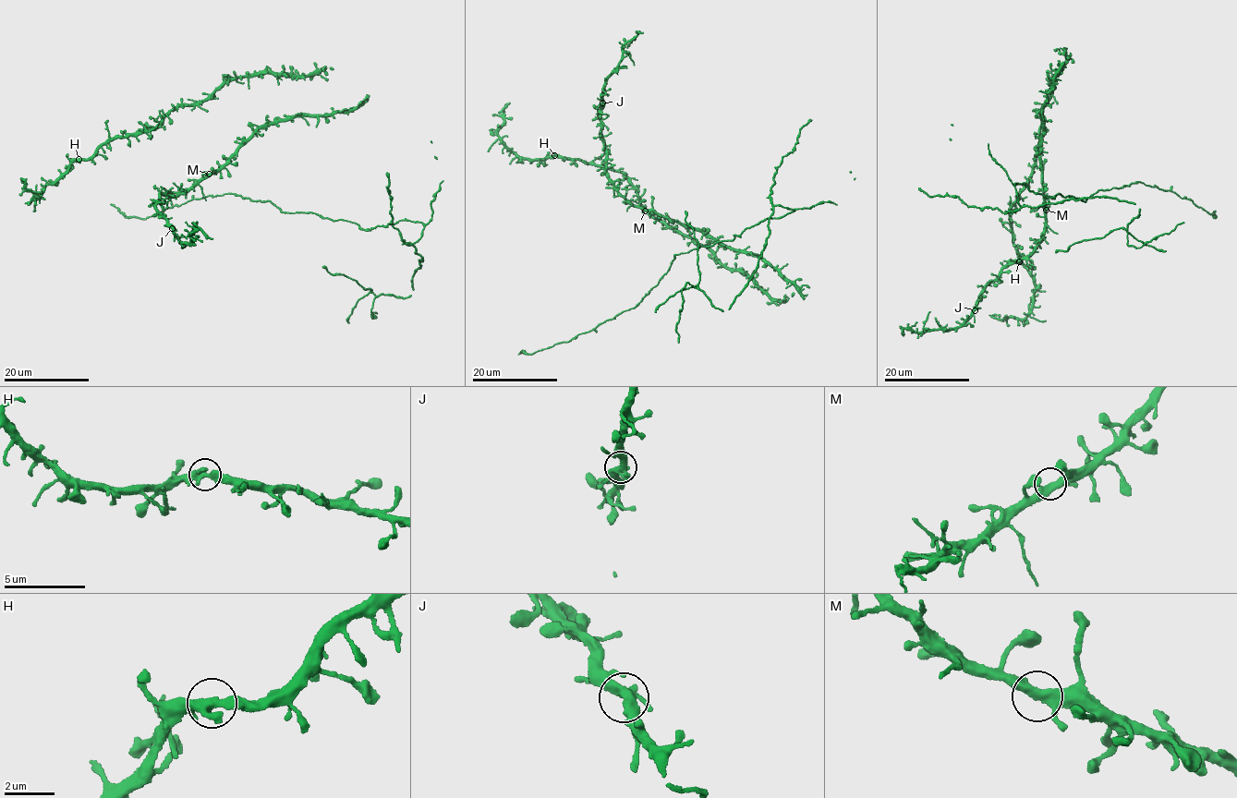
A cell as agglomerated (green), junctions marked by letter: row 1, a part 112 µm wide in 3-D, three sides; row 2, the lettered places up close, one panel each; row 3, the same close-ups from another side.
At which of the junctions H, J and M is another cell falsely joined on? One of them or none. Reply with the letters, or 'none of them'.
none of them

